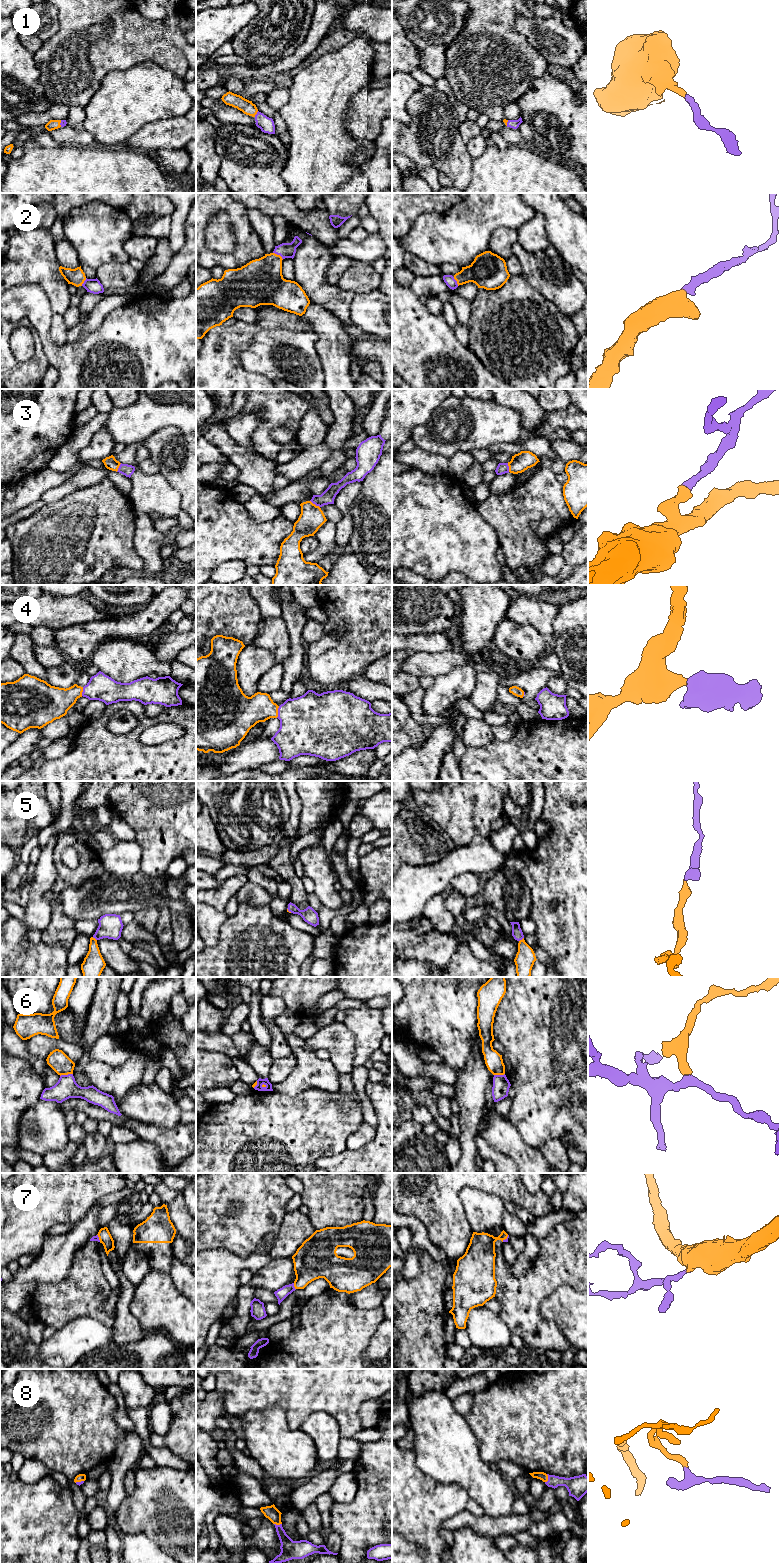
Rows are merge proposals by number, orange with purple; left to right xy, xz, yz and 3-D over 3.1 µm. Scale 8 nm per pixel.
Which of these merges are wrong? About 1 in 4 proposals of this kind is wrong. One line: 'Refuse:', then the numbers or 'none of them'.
Refuse: 6

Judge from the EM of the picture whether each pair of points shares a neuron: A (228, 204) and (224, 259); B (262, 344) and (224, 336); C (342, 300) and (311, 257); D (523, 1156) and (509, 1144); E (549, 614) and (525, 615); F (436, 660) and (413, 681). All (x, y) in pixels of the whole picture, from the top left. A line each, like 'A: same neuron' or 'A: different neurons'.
A: same neuron
B: different neurons
C: same neuron
D: same neuron
E: same neuron
F: different neurons

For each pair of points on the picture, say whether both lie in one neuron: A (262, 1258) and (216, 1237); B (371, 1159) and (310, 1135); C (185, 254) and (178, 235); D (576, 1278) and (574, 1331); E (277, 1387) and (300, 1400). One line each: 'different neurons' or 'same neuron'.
A: different neurons
B: different neurons
C: different neurons
D: different neurons
E: same neuron

